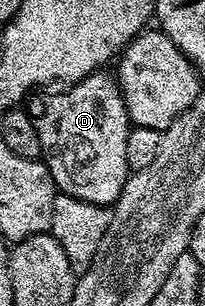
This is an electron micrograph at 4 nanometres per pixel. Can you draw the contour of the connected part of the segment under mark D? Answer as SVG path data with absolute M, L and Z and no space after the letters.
M107 72L90 74L74 86L68 86L58 92L32 93L26 99L25 106L37 128L37 137L41 139L42 161L47 163L56 187L62 193L85 200L89 204L110 207L118 202L129 177L125 160L125 140L133 128L133 123L127 117L118 81L112 75L110 78L103 73Z

